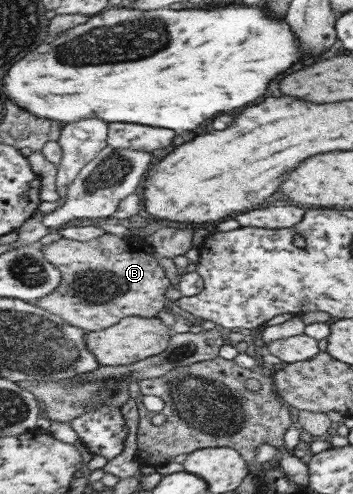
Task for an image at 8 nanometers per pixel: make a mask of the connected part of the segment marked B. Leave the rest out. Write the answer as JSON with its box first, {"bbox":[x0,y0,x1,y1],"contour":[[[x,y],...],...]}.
{"bbox":[36,233,171,331],"contour":[[[105,233],[89,241],[62,237],[47,246],[36,245],[57,268],[63,268],[63,284],[59,284],[59,292],[55,294],[57,298],[63,296],[61,300],[65,300],[65,304],[73,304],[73,310],[49,310],[49,312],[61,316],[69,324],[87,331],[102,331],[115,326],[129,316],[155,318],[159,316],[161,310],[165,310],[167,290],[171,288],[171,280],[165,268],[159,264],[158,254],[153,245],[146,240],[136,238],[134,234],[123,237]]]}

